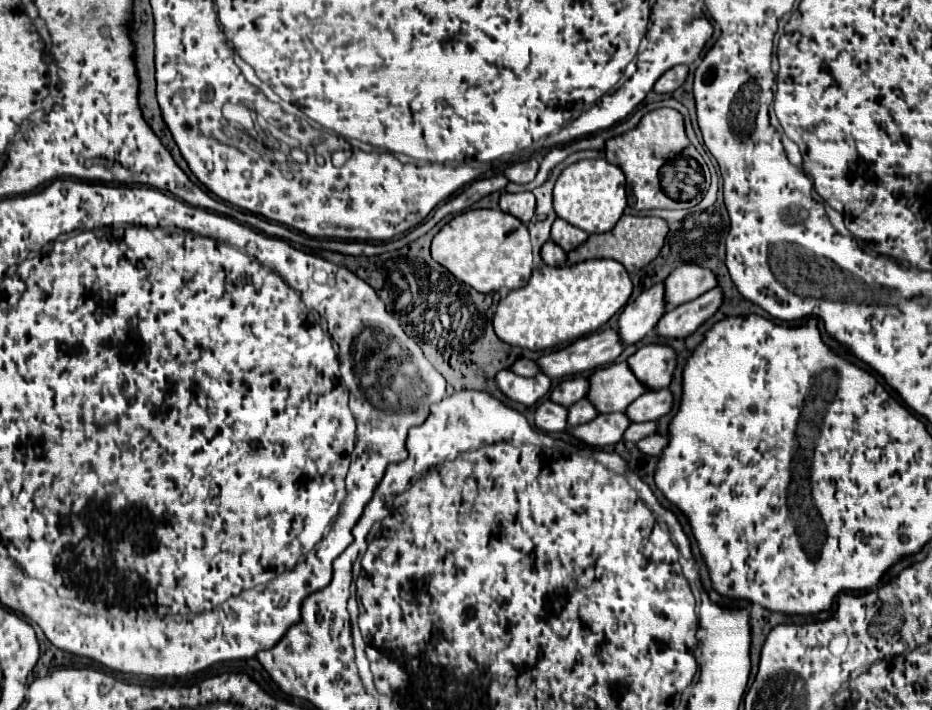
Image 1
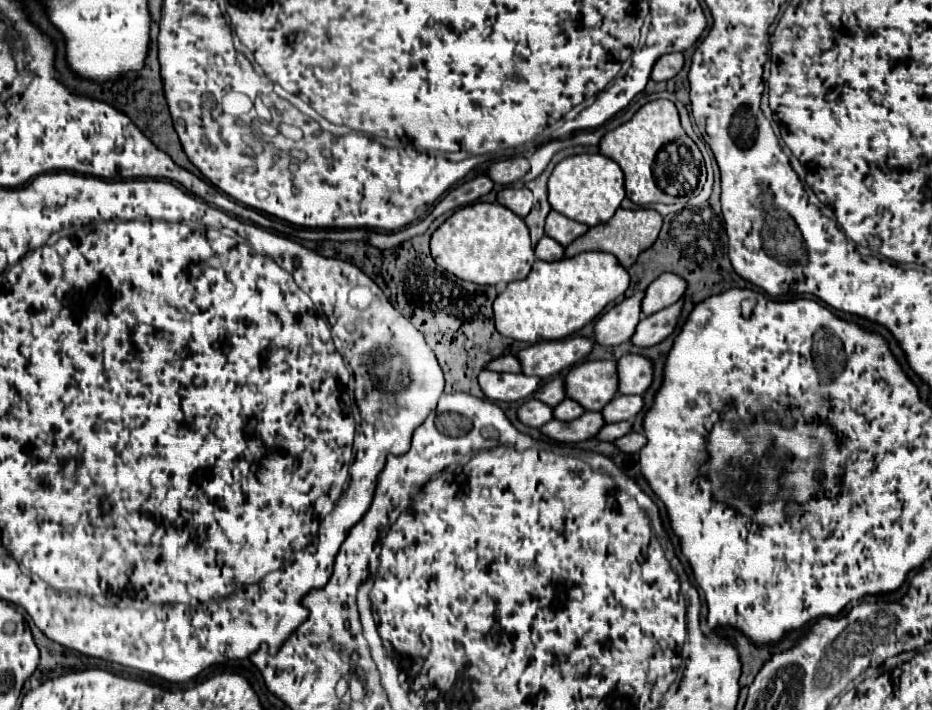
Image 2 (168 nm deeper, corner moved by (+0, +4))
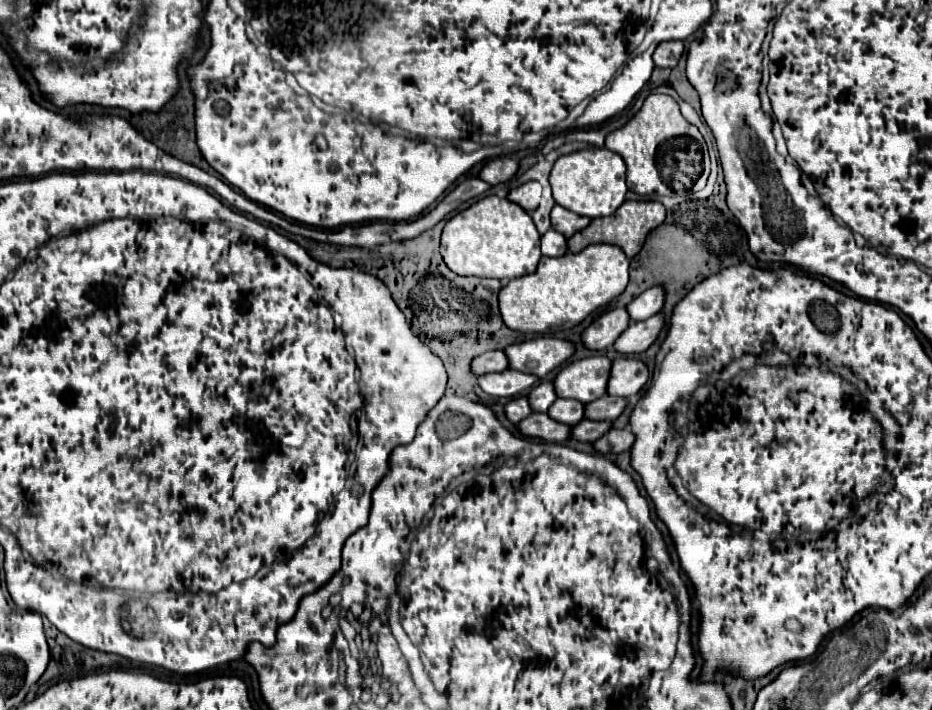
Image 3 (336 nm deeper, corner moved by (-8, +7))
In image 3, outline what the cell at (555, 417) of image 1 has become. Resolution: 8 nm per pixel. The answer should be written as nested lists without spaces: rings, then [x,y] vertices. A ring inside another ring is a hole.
[[[517,396],[517,398],[513,398],[513,400],[509,400],[509,402],[505,404],[505,416],[507,416],[507,420],[513,422],[513,424],[521,422],[521,420],[527,418],[529,414],[531,414],[531,408],[529,408],[525,396]]]

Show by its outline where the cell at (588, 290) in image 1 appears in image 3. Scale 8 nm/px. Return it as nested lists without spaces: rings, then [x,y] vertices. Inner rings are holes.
[[[591,244],[577,254],[565,254],[561,258],[547,258],[543,256],[537,270],[527,276],[519,276],[509,280],[505,288],[499,292],[499,310],[503,322],[511,330],[519,332],[535,332],[535,334],[549,334],[557,330],[567,330],[583,322],[593,310],[609,304],[615,296],[619,296],[629,282],[629,258],[625,252],[613,244]]]

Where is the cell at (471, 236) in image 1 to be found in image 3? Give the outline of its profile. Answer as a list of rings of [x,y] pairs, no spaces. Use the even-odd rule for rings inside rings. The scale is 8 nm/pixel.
[[[485,196],[447,220],[441,236],[441,256],[459,276],[501,280],[535,272],[542,254],[539,250],[539,232],[531,216],[507,198]]]

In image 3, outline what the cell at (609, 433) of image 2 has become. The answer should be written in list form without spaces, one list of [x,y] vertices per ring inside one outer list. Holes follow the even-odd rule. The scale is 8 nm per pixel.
[[[579,420],[577,426],[573,426],[573,432],[569,438],[579,440],[579,442],[595,442],[597,438],[601,438],[607,430],[611,428],[611,422],[593,422],[593,420]]]

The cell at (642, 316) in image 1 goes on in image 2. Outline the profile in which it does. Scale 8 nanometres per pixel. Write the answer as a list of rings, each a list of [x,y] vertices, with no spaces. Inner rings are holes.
[[[643,291],[635,293],[611,307],[595,325],[595,341],[599,345],[621,345],[631,341],[637,323],[641,321]]]

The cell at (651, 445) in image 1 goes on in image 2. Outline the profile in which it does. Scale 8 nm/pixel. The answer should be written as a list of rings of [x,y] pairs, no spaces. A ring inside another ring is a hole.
[[[631,433],[631,435],[625,435],[619,441],[615,441],[615,445],[625,453],[639,453],[643,443],[645,443],[645,435],[643,433]]]

